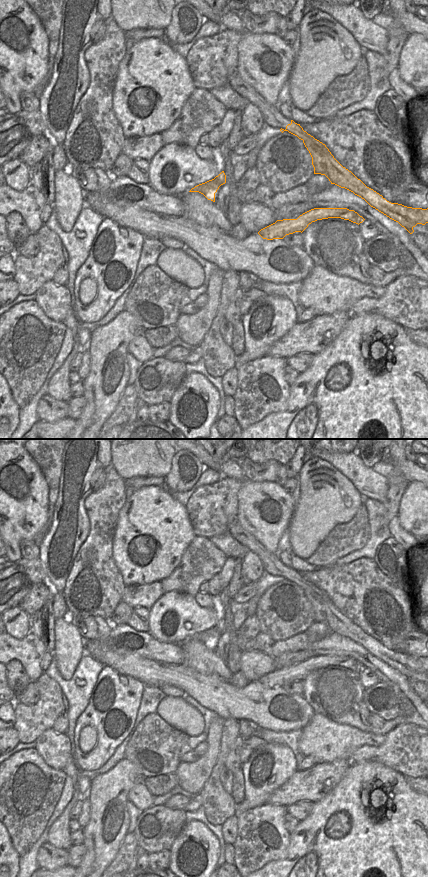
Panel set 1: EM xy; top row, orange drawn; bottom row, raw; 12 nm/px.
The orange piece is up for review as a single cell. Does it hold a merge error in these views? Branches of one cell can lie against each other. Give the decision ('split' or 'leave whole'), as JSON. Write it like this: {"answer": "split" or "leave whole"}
{"answer": "split"}

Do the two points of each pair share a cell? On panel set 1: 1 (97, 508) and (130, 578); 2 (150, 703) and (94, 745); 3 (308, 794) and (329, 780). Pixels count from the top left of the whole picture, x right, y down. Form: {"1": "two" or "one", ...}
{"1": "two", "2": "two", "3": "one"}

